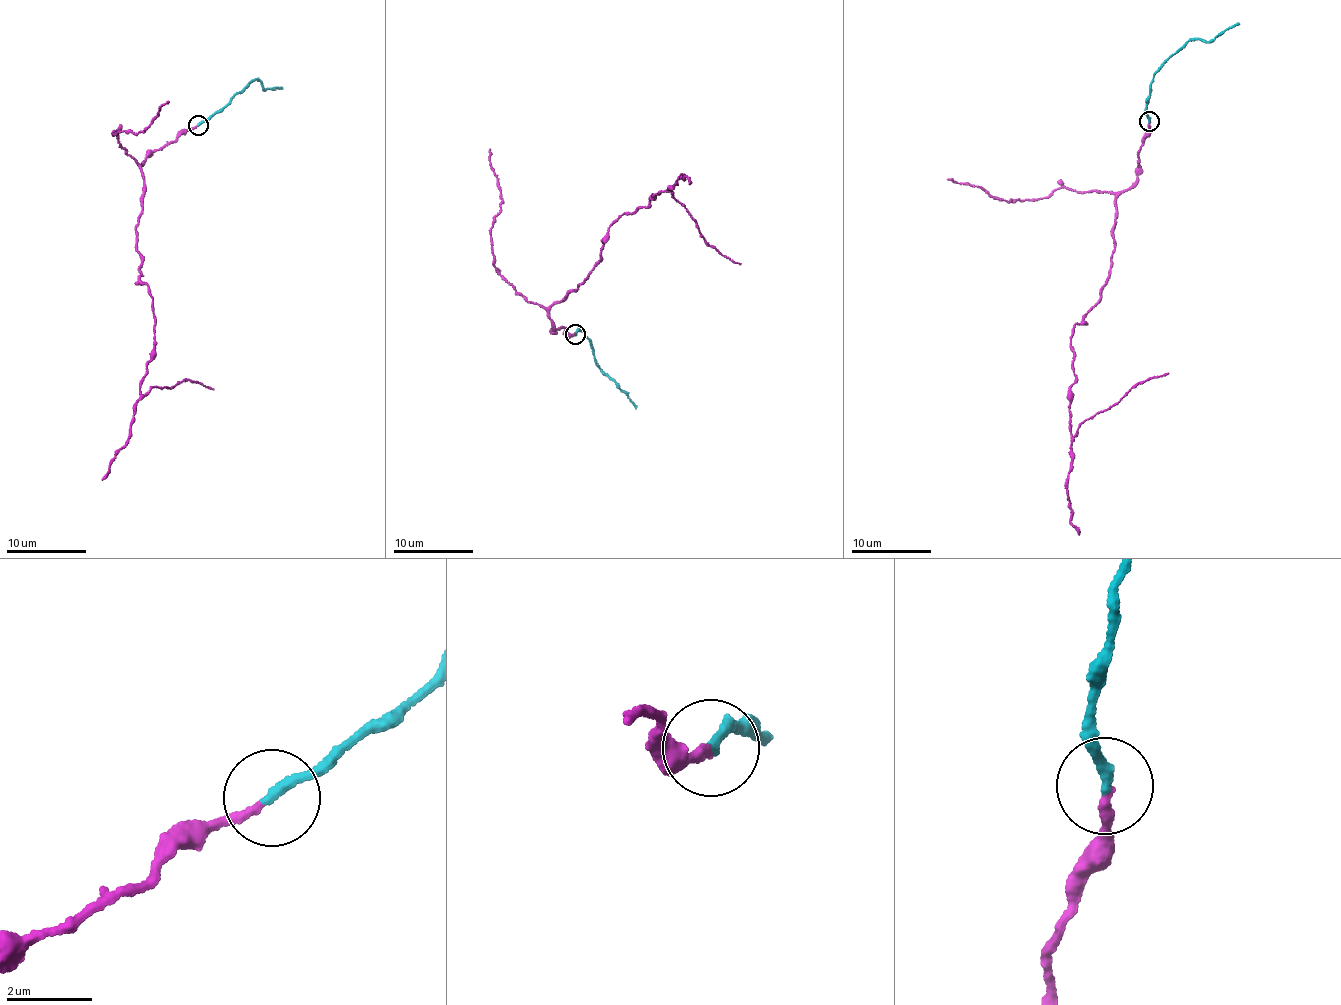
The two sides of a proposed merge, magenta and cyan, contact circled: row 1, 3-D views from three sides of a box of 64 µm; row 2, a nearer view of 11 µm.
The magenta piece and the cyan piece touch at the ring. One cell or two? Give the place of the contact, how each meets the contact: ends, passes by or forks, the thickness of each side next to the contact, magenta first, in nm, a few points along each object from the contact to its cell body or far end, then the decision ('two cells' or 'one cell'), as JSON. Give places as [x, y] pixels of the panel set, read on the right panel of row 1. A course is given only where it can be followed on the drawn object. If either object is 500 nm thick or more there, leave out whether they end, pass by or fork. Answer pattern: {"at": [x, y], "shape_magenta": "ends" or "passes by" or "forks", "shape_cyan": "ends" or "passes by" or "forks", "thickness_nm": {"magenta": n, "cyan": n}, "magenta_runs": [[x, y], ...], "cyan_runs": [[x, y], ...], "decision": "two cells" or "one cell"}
{"at": [1149, 121], "shape_magenta": "ends", "shape_cyan": "ends", "thickness_nm": {"magenta": 190, "cyan": 260}, "magenta_runs": [[1149, 121], [1138, 176], [1115, 207], [1110, 277], [1073, 327], [1070, 435], [1168, 373]], "cyan_runs": [[1149, 121], [1146, 108], [1150, 85], [1159, 67], [1190, 41], [1210, 41], [1239, 22]], "decision": "one cell"}

